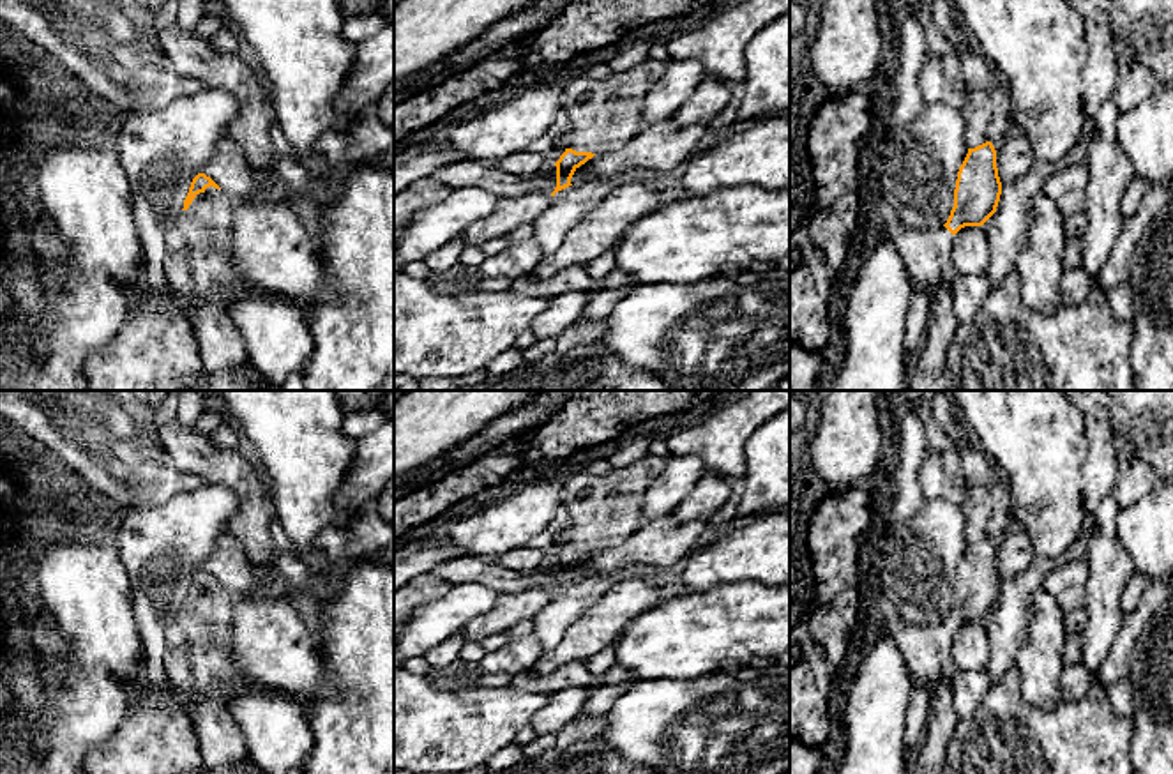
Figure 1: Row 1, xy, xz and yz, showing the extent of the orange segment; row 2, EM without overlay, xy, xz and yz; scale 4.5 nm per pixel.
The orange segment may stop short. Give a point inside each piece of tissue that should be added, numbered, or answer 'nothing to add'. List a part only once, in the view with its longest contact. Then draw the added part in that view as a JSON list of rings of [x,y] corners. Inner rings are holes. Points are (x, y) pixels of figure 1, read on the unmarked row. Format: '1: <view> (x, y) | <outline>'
1: xy (196, 667) | [[[216,583],[196,590],[164,633],[164,672],[184,698],[210,698],[228,703],[258,686],[216,641],[231,626],[233,596]]]

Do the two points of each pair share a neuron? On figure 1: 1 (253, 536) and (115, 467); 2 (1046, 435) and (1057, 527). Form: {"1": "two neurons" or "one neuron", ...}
{"1": "two neurons", "2": "one neuron"}

